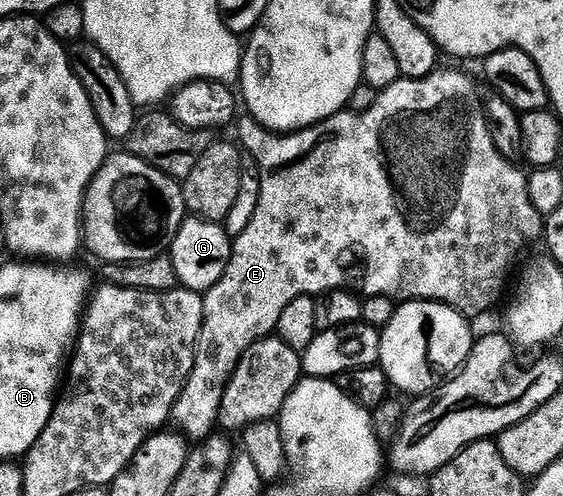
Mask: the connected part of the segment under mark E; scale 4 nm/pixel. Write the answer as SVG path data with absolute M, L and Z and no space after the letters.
M438 69L432 75L428 75L426 79L406 79L401 78L395 81L395 85L391 85L387 90L380 92L376 96L377 100L366 109L362 115L356 115L353 109L340 111L337 115L332 115L329 119L323 120L321 123L315 124L314 127L305 127L302 131L294 131L292 133L278 133L276 131L268 131L264 125L258 123L252 117L241 117L236 120L235 128L237 127L236 142L251 157L255 157L255 161L259 165L259 173L261 174L261 192L259 193L259 206L255 209L255 217L251 217L251 225L247 225L247 229L243 229L243 233L239 233L239 237L233 240L233 252L231 253L231 261L227 265L227 273L223 273L223 277L211 290L204 292L203 298L205 301L205 320L201 326L199 333L199 341L197 342L197 352L195 353L195 365L191 369L191 377L183 385L183 393L179 393L179 401L175 401L173 413L171 416L172 422L175 424L190 440L200 441L208 439L210 435L218 430L217 418L221 412L223 405L223 393L225 385L229 382L229 378L235 373L235 369L239 365L241 358L247 353L247 349L251 349L251 345L255 345L261 339L268 339L274 334L279 325L279 313L283 313L283 309L287 309L287 305L291 305L291 301L295 301L295 297L300 295L318 296L325 294L326 291L347 290L354 293L360 293L362 296L368 297L371 295L382 295L383 297L391 297L394 301L428 301L430 303L445 303L449 307L460 311L466 317L474 317L473 315L481 315L484 311L489 311L501 299L501 290L505 287L505 270L512 265L517 259L517 254L524 249L528 243L533 243L542 238L545 230L544 218L535 209L535 205L531 205L531 197L529 196L529 181L526 172L520 171L517 168L516 162L505 159L499 153L499 149L495 149L495 141L491 141L491 129L489 128L489 120L485 118L485 108L483 106L482 96L477 96L477 87L464 75L461 71L444 71Z

